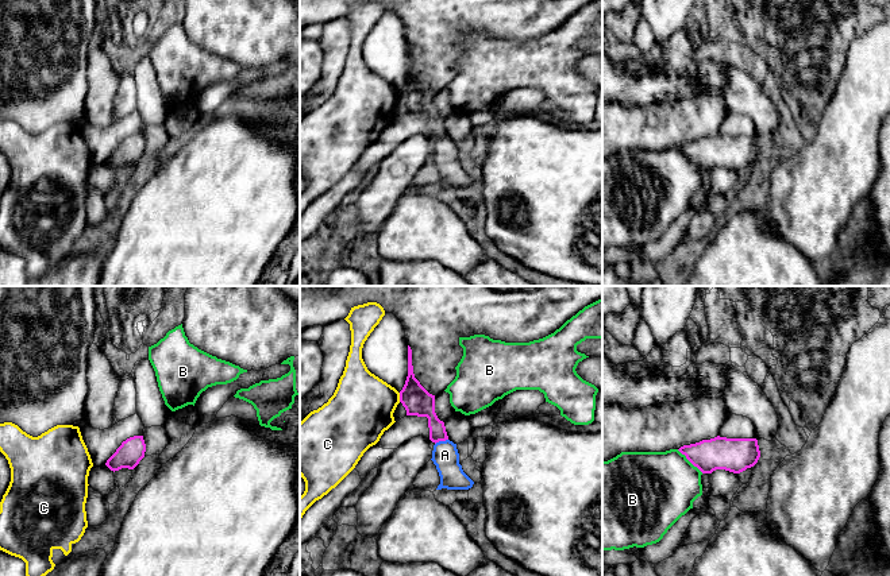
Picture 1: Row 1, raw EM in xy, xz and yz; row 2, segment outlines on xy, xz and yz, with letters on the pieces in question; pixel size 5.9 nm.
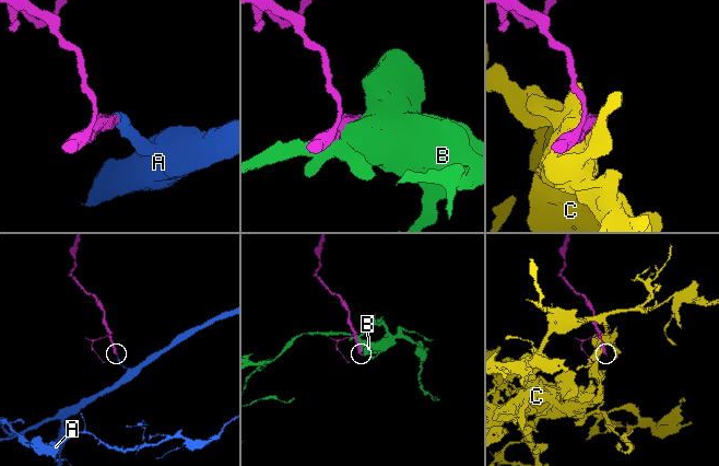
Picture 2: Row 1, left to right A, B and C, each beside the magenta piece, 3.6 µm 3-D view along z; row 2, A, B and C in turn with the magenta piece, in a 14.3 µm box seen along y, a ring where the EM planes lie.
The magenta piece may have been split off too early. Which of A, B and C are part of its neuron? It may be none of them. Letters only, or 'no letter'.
A

